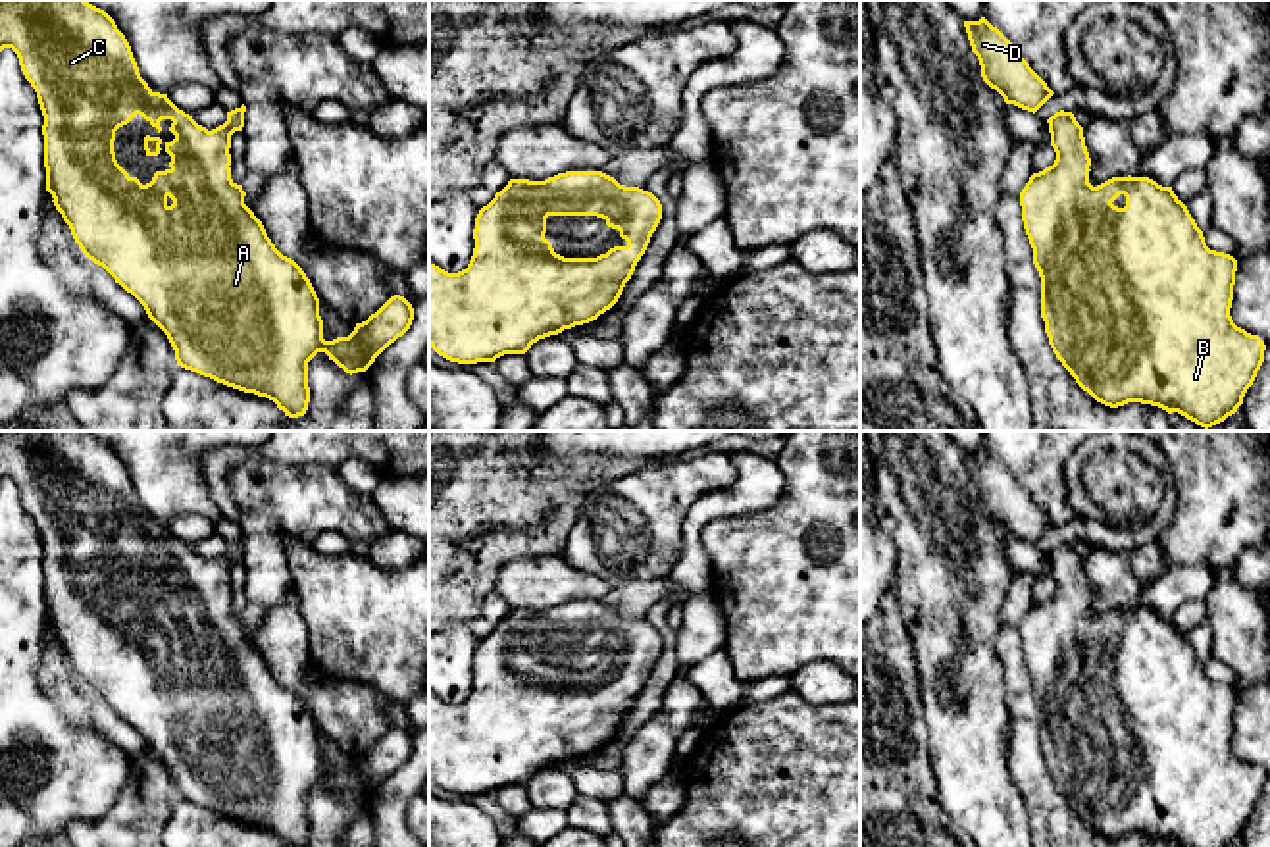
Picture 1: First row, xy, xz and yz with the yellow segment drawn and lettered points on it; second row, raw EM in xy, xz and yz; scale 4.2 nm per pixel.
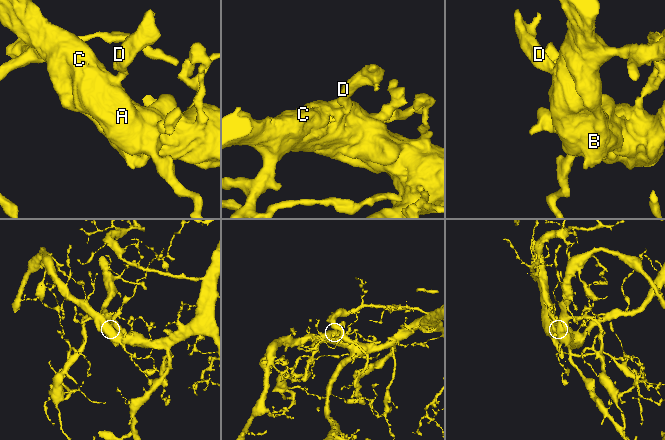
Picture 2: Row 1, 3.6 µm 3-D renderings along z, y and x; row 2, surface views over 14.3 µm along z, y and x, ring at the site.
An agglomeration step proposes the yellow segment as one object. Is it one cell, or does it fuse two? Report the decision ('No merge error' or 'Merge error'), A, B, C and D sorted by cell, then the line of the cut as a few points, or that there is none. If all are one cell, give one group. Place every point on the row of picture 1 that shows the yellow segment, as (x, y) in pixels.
No merge error. Groups: A B C D. No split

